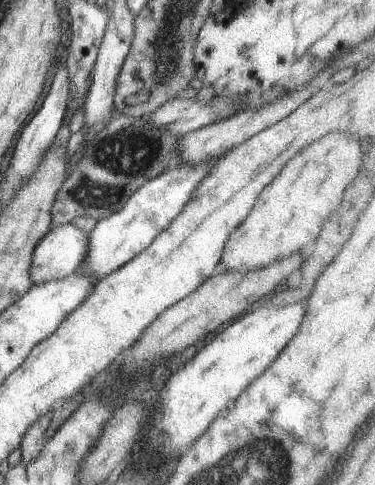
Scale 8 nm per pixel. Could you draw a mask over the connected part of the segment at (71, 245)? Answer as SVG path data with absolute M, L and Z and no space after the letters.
M70 222L51 227L32 250L31 262L28 266L31 286L58 281L77 269L87 250L87 237L88 233L81 231Z

